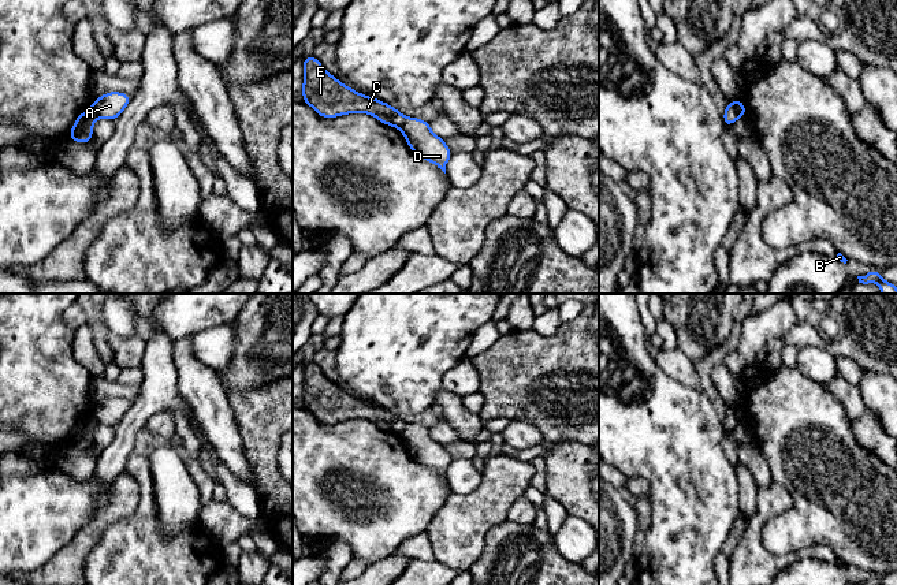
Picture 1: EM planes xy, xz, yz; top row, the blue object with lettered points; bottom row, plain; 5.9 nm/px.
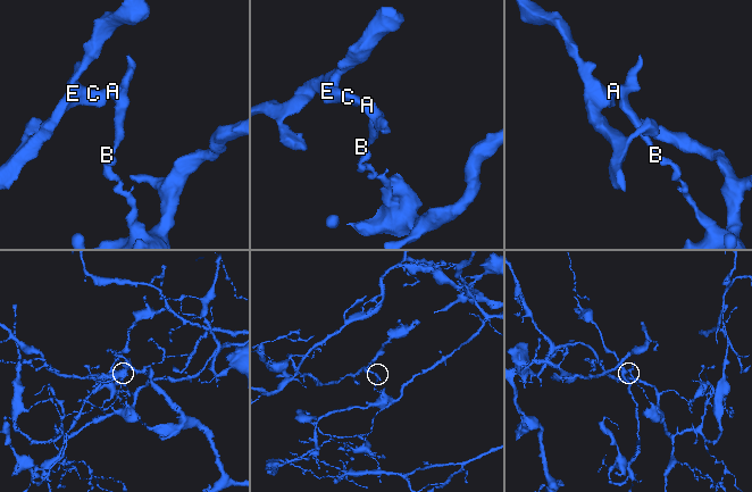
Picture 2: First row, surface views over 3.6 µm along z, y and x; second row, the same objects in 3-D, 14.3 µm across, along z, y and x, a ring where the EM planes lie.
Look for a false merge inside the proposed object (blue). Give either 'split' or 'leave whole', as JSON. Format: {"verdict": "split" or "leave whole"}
{"verdict": "split"}

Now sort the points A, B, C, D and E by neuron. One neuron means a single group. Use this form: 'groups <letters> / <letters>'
groups A B D / C E

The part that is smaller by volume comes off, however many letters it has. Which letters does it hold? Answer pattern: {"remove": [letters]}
{"remove": ["C", "E"]}

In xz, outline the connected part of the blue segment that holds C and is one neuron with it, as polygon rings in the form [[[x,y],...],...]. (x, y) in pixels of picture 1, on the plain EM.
[[[313,361],[302,364],[302,368],[302,407],[310,411],[319,422],[331,425],[362,418],[395,435],[401,435],[406,428],[407,424],[390,410],[343,391],[324,376]]]

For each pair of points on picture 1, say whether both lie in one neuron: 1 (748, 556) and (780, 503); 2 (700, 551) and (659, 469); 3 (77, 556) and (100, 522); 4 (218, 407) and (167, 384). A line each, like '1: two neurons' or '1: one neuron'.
1: one neuron
2: one neuron
3: one neuron
4: two neurons

